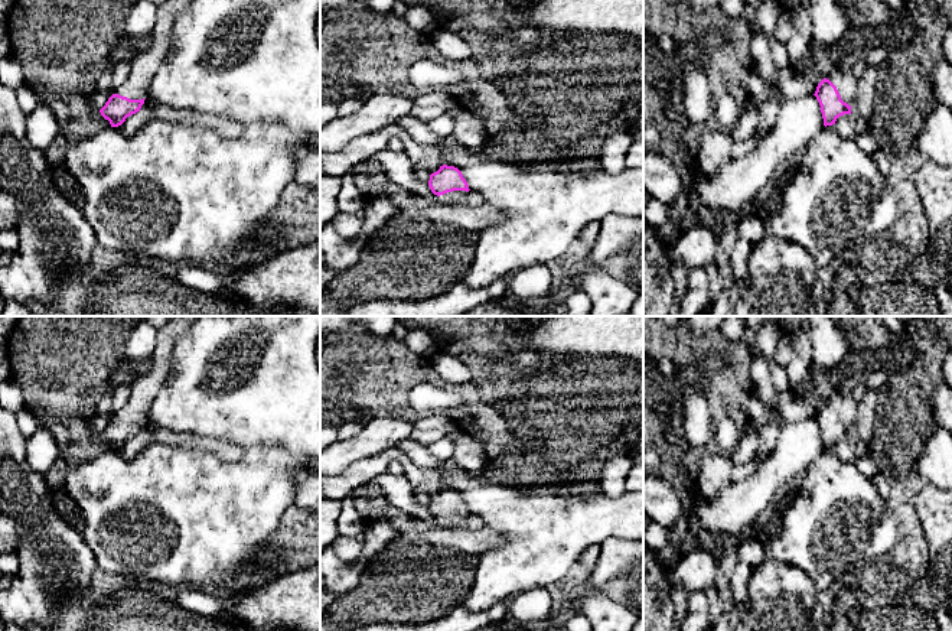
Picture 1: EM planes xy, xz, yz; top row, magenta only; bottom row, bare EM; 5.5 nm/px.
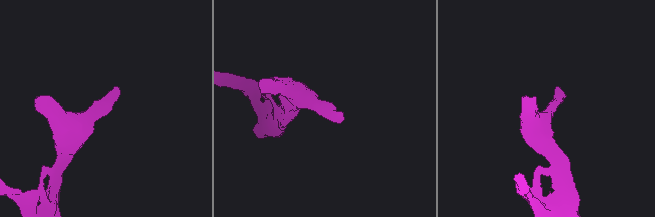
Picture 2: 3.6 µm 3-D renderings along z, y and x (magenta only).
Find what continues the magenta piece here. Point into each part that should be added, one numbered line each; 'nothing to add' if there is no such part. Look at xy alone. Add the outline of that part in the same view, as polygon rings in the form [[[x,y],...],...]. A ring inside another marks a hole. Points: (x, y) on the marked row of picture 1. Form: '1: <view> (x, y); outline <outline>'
1: xy (144, 65); outline [[[166,0],[157,6],[156,23],[149,36],[150,45],[133,58],[127,81],[115,90],[115,94],[130,100],[143,100],[147,97],[151,79],[167,55],[173,22],[179,13],[188,9],[190,1]]]

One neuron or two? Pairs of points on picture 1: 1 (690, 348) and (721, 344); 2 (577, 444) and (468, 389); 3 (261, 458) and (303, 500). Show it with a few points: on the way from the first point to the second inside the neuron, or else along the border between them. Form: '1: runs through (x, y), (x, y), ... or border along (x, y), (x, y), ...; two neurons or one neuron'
1: runs through (697, 347), (714, 344); one neuron
2: border along (470, 381), (478, 394); two neurons
3: border along (305, 472), (299, 477), (297, 493), (292, 504); two neurons

